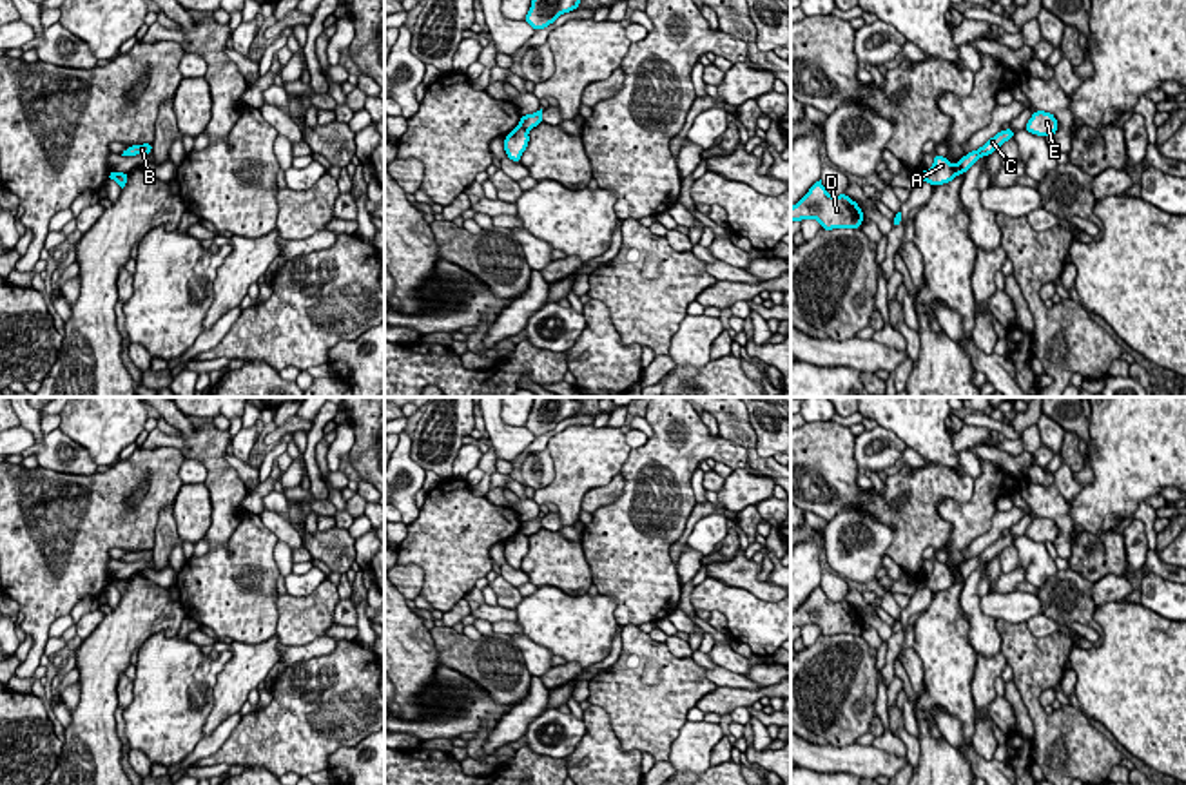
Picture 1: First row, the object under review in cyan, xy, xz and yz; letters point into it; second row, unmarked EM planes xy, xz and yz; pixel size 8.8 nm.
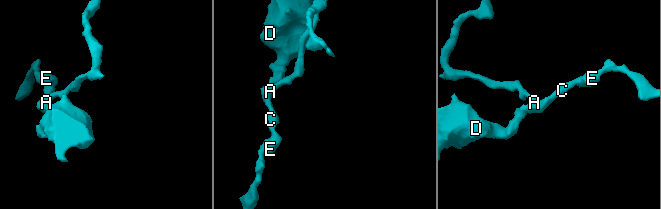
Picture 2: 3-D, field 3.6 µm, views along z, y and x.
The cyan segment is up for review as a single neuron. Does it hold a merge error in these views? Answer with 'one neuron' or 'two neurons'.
two neurons

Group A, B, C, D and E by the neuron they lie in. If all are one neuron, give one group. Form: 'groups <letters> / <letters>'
groups A B C E / D

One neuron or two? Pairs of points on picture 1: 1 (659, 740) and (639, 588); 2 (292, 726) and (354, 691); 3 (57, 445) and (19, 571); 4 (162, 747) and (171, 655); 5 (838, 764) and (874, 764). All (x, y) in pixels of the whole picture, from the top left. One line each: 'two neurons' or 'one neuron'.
1: two neurons
2: one neuron
3: two neurons
4: one neuron
5: one neuron

